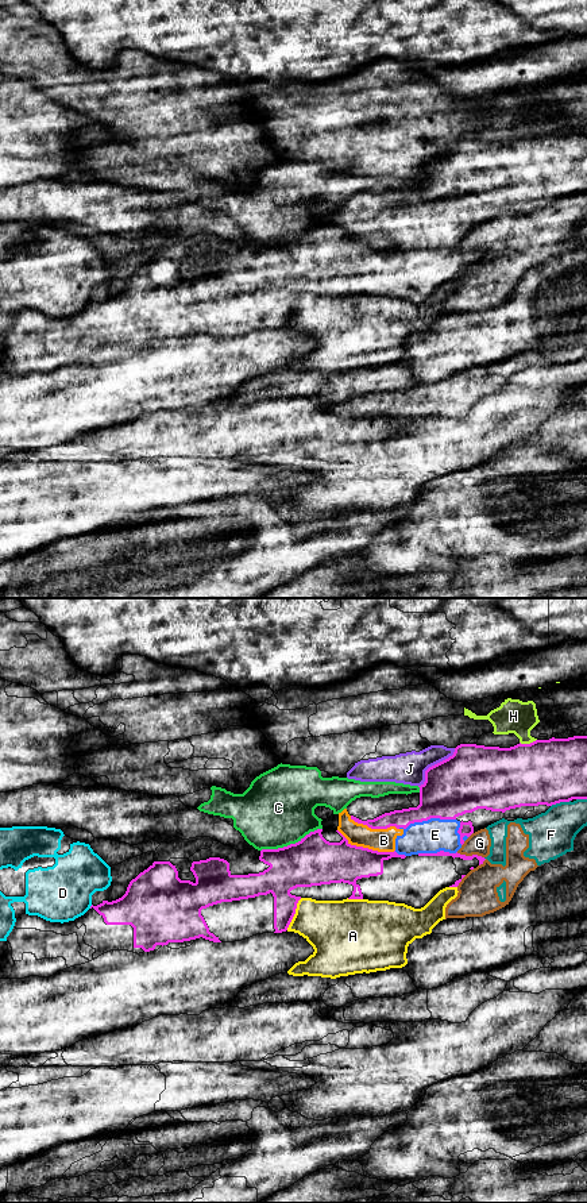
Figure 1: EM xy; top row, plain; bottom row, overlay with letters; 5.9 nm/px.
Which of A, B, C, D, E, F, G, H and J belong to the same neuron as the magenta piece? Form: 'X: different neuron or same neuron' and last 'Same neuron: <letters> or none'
A: different neuron
B: same neuron
C: different neuron
D: different neuron
E: same neuron
F: different neuron
G: different neuron
H: different neuron
J: different neuron
Same neuron: B, E

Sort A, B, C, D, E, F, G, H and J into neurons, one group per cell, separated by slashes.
A / B E / C / D / F G / H J

